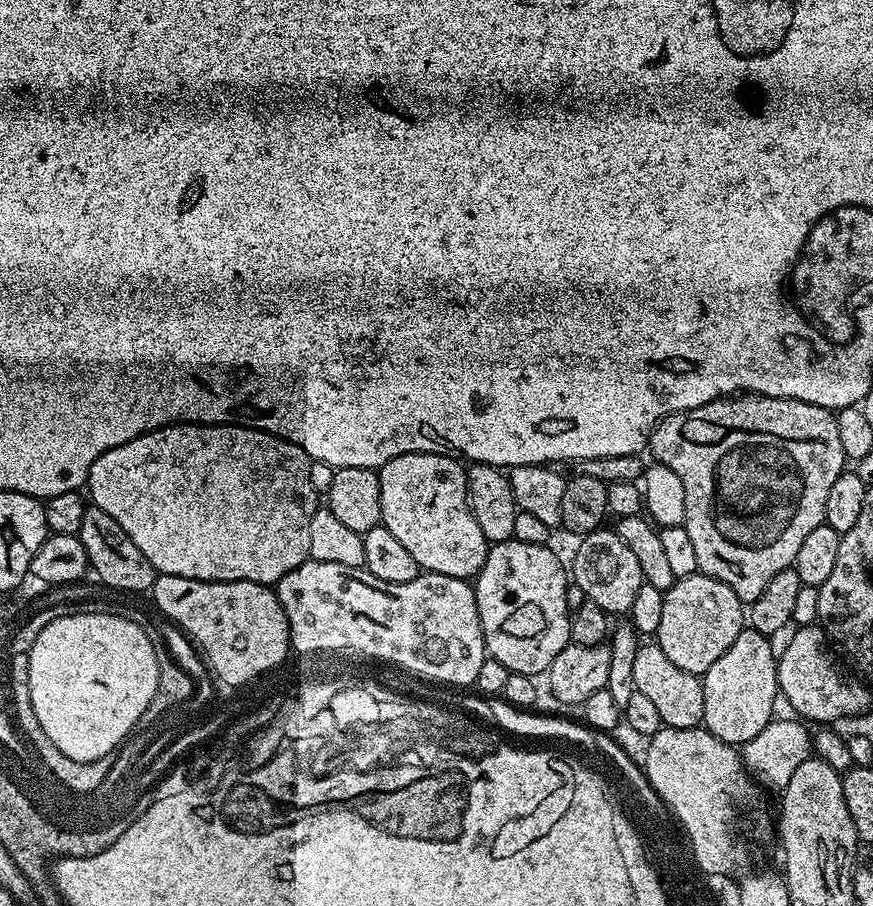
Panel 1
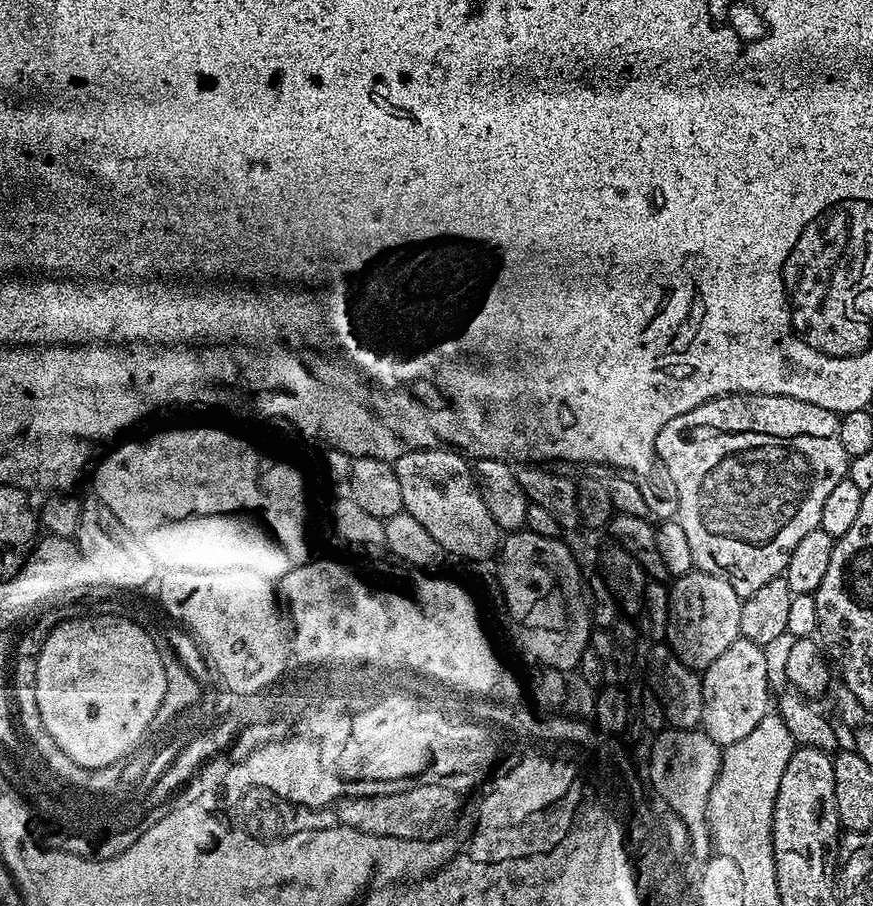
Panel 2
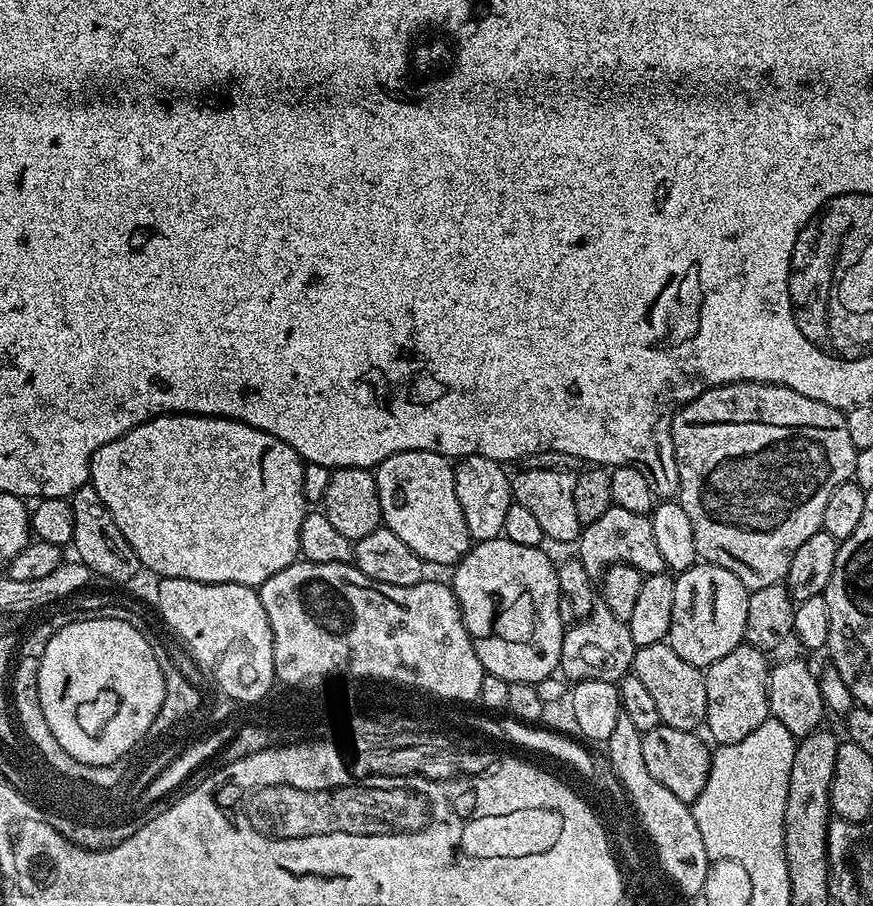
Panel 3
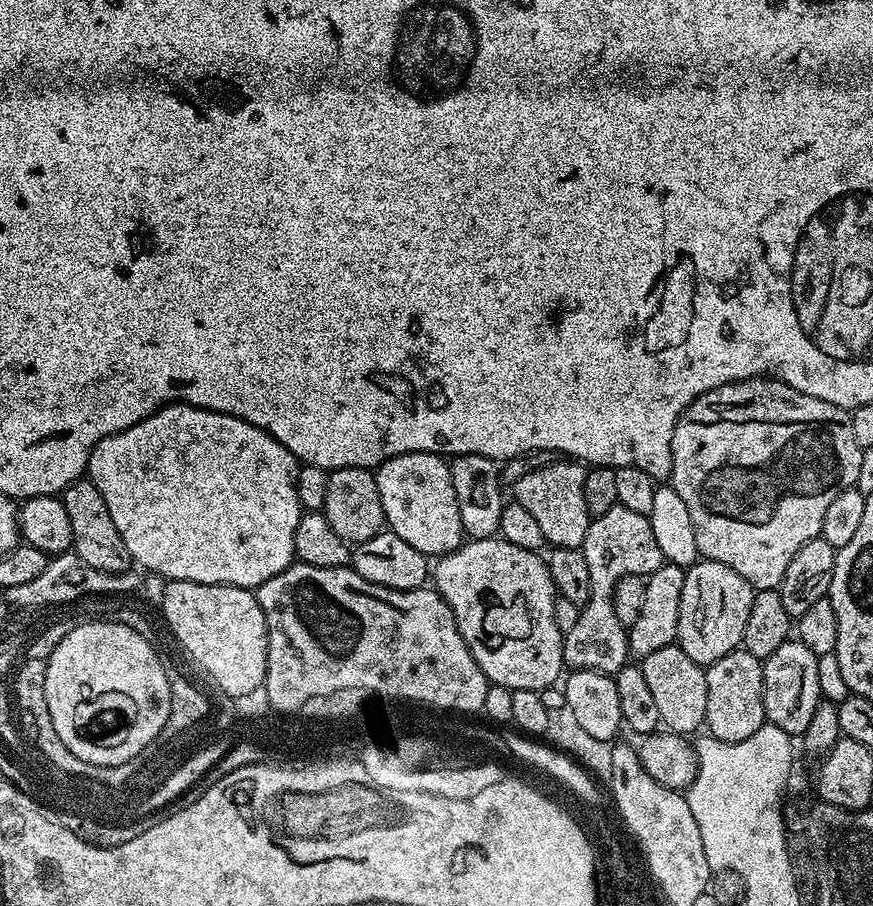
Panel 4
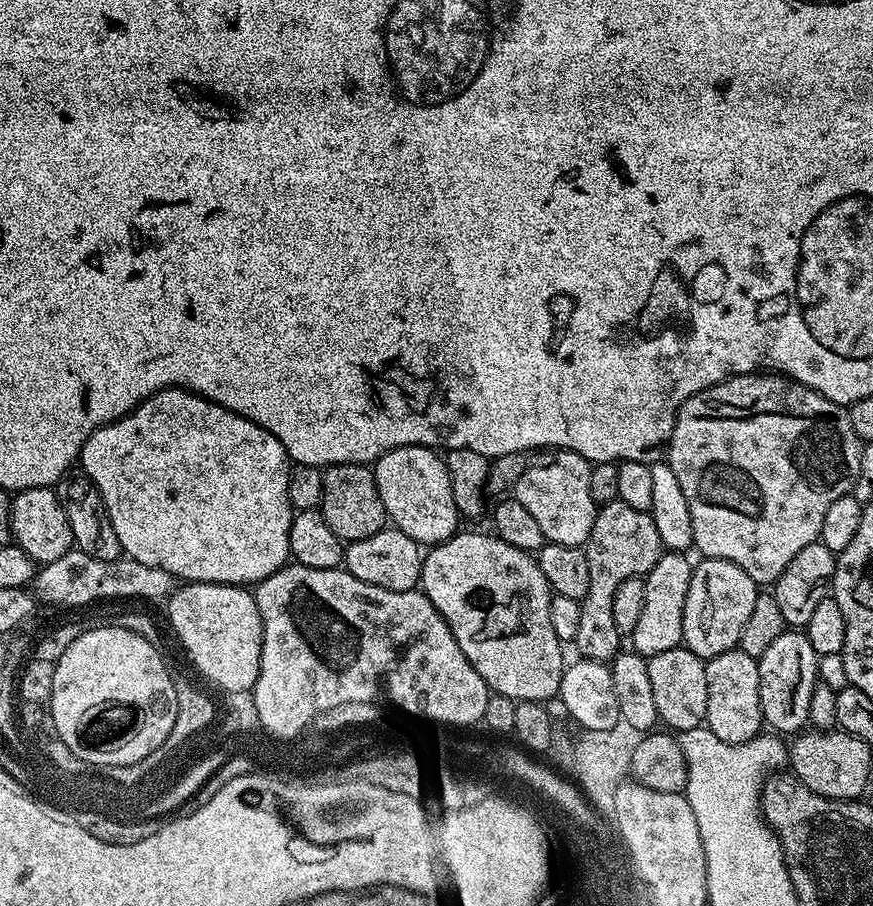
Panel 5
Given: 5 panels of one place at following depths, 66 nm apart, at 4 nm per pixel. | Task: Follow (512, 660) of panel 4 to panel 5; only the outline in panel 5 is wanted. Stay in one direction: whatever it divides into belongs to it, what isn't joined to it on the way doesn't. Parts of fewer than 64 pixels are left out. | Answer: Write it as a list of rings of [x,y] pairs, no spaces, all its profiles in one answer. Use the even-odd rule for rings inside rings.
[[[460,530],[448,540],[443,540],[441,544],[427,549],[420,566],[419,587],[422,589],[424,595],[430,598],[430,602],[438,610],[438,614],[442,614],[442,618],[450,626],[450,630],[454,634],[454,638],[458,642],[462,654],[466,654],[470,666],[474,666],[474,670],[478,670],[478,674],[482,674],[482,678],[487,682],[489,689],[495,695],[505,696],[517,702],[522,700],[545,702],[559,693],[562,674],[566,667],[566,659],[564,660],[564,652],[560,649],[563,648],[562,641],[558,638],[558,634],[554,634],[554,626],[550,626],[550,602],[554,593],[548,587],[540,565],[536,563],[535,559],[529,553],[518,550],[506,542],[502,542],[500,537],[495,534],[483,536],[480,532],[464,532],[464,530]]]

